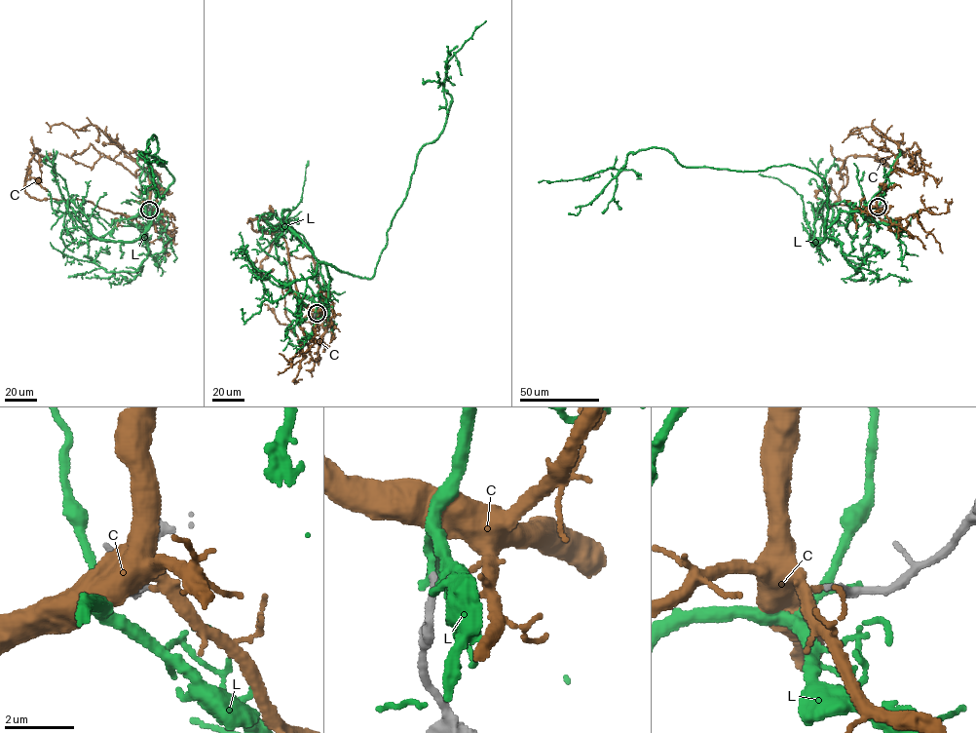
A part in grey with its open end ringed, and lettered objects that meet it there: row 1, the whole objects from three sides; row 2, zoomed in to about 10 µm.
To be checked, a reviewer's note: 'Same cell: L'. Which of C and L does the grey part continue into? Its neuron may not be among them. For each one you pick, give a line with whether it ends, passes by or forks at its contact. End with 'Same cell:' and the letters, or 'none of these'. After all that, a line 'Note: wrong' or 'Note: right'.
C: It passes by
Same cell: C
Note: wrong

